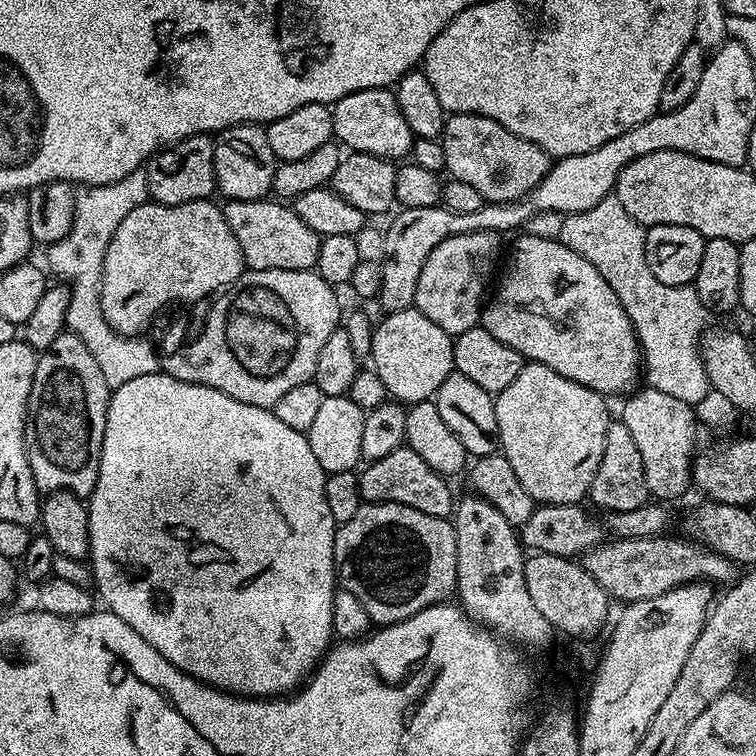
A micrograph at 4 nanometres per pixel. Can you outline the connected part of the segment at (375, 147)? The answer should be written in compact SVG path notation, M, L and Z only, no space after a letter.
M371 88L354 94L331 105L332 134L345 149L374 154L383 160L400 162L411 153L413 134L398 110L396 94L392 88Z

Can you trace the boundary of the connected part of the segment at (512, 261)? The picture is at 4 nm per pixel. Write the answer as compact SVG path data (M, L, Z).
M527 234L520 235L516 240L516 249L509 256L507 253L506 263L503 265L503 268L505 267L504 277L501 278L500 285L498 285L499 280L495 285L496 293L494 293L494 288L490 299L484 305L482 327L490 334L494 334L494 338L498 338L498 342L506 342L506 346L510 346L510 350L518 350L525 361L550 366L550 370L562 374L562 378L570 378L570 382L578 382L590 390L599 392L605 398L613 398L612 396L618 395L619 392L627 393L629 390L635 389L638 384L636 379L639 381L642 376L640 343L636 340L636 331L626 310L622 310L622 302L618 302L618 294L614 294L614 290L610 290L610 282L606 282L606 278L602 278L602 274L598 274L598 270L594 270L594 266L590 266L590 262L586 262L586 258L582 258L582 254L574 254L574 250L570 250L570 246L563 244L560 239L547 240Z

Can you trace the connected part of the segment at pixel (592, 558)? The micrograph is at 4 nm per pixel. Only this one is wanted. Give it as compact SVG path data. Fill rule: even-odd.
M672 534L629 540L616 538L611 541L613 544L605 542L585 552L582 563L594 582L598 582L602 590L606 590L608 597L613 601L622 600L625 605L657 597L681 584L707 581L716 586L728 586L737 579L738 565L735 560L726 558L707 546L683 539L675 540Z

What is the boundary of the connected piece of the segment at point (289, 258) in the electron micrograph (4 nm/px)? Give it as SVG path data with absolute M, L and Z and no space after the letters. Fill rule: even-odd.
M275 198L262 200L230 200L223 205L226 226L242 250L245 265L251 270L312 270L318 262L322 237L302 218L295 207Z

